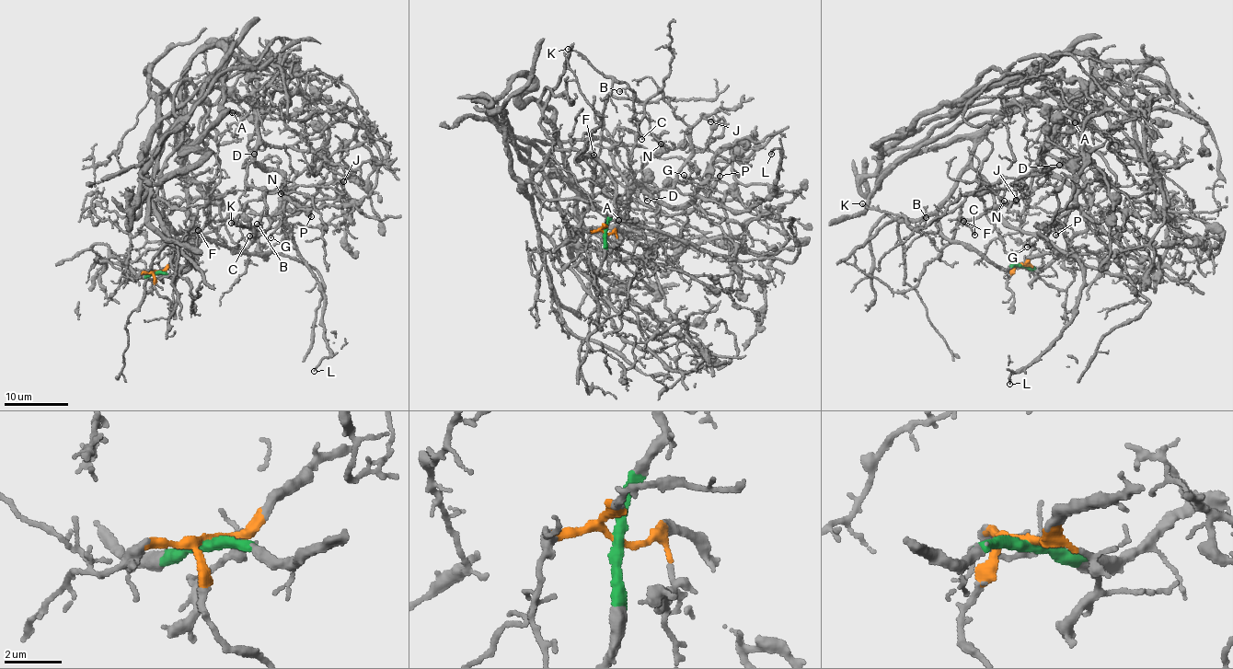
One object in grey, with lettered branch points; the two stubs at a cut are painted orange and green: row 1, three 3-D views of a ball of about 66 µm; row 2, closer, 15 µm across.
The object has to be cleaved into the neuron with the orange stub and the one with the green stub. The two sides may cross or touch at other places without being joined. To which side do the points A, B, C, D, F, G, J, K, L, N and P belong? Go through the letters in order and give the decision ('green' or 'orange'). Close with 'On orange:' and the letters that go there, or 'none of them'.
A: orange
B: orange
C: orange
D: orange
F: orange
G: orange
J: orange
K: orange
L: orange
N: orange
P: orange
On orange: A, B, C, D, F, G, J, K, L, N, P

